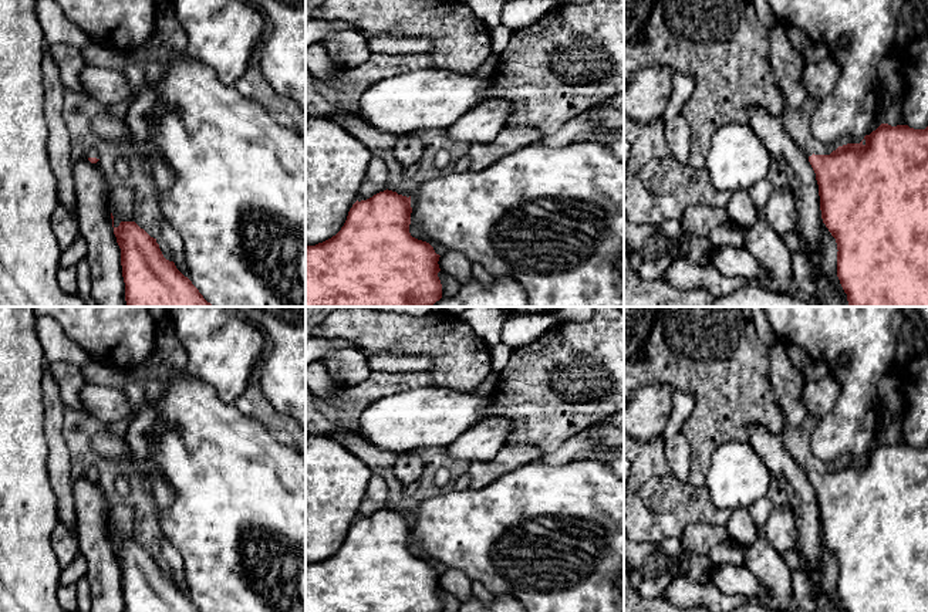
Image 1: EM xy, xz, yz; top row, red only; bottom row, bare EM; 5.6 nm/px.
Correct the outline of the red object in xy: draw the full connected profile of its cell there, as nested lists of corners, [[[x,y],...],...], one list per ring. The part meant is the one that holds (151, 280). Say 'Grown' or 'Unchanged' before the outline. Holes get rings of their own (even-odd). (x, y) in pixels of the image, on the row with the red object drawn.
Unchanged. [[[121,222],[114,234],[121,248],[126,307],[213,307],[135,222]]]

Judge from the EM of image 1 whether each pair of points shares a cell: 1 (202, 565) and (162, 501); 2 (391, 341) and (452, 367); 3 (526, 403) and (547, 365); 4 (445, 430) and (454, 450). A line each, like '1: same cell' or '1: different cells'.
1: different cells
2: same cell
3: same cell
4: different cells

